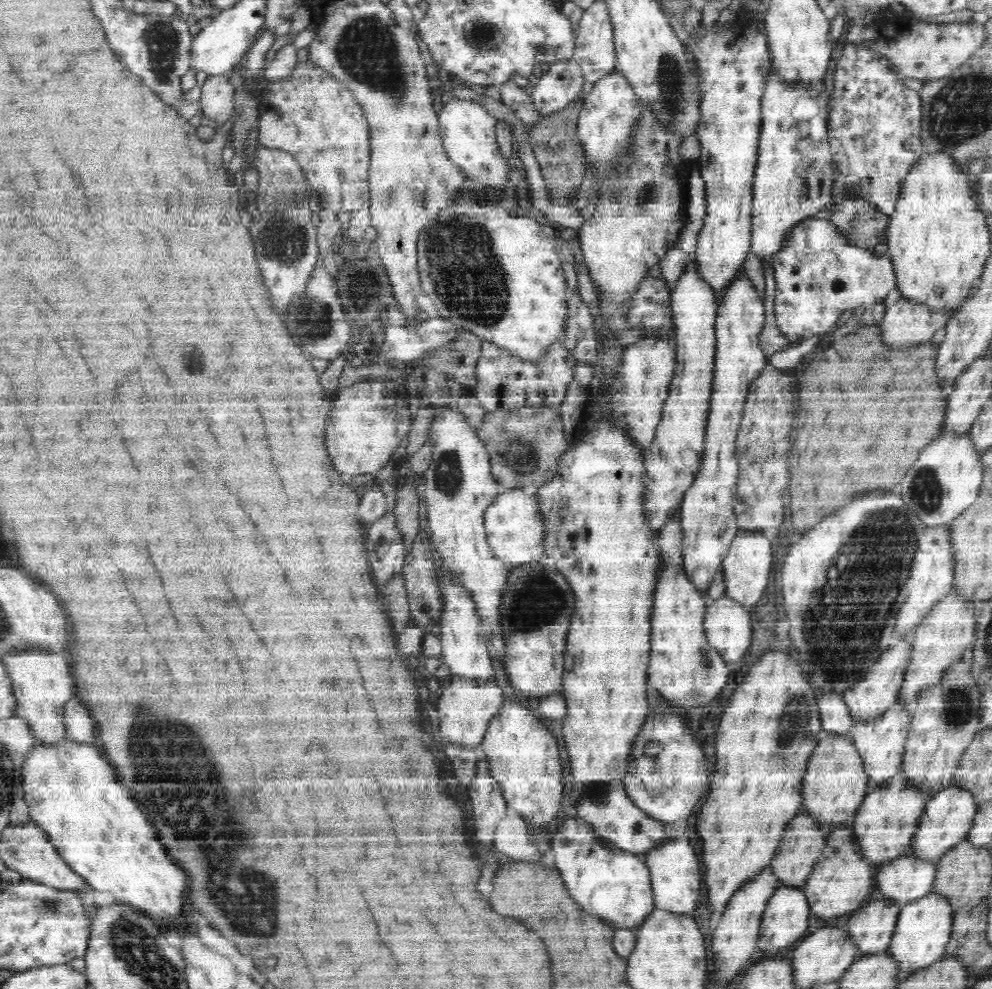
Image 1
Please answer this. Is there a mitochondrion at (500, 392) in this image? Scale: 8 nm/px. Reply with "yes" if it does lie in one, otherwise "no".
no

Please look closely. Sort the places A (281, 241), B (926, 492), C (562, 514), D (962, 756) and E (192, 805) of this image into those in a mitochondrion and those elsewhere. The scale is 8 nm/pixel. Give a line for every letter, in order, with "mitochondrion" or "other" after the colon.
A: mitochondrion
B: mitochondrion
C: mitochondrion
D: other
E: mitochondrion

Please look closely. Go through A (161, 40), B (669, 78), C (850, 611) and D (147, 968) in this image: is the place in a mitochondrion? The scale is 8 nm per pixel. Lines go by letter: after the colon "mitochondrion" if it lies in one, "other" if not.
A: mitochondrion
B: mitochondrion
C: mitochondrion
D: mitochondrion

